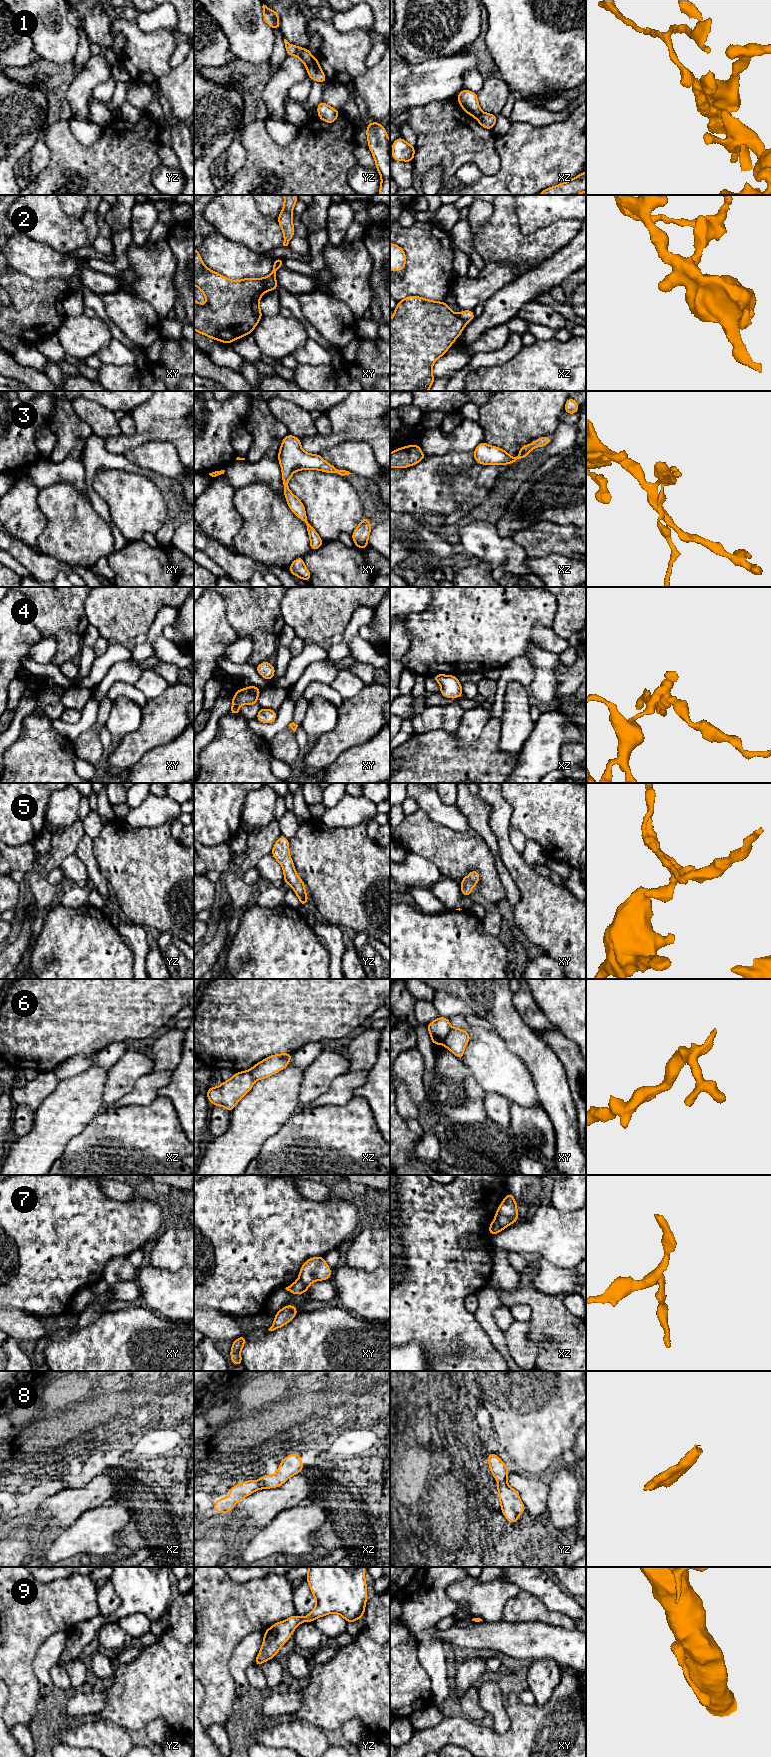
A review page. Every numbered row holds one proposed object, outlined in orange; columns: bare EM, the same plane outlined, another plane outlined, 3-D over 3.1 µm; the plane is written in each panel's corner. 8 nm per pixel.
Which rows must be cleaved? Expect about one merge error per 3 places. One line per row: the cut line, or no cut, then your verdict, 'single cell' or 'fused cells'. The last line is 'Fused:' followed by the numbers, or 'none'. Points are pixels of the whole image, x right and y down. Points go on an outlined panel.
1: cut in yz along (314, 59), (307, 69); fused cells
2: cut in xy along (265, 278), (266, 290); fused cells
3: no cut; single cell
4: no cut; single cell
5: no cut; single cell
6: cut in xy along (451, 1027), (443, 1044); fused cells
7: no cut; single cell
8: cut in xz along (258, 1481), (259, 1488); fused cells
9: no cut; single cell
Fused: 1, 2, 6, 8

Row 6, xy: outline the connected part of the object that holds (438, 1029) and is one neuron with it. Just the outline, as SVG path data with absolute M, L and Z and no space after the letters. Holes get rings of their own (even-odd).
M438 1017L434 1021L427 1024L429 1034L433 1045L444 1045L445 1039L451 1030L449 1018Z

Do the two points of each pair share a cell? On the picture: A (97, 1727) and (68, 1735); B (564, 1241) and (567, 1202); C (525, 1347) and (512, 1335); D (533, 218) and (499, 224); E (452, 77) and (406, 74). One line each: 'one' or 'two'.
A: one
B: two
C: one
D: two
E: one

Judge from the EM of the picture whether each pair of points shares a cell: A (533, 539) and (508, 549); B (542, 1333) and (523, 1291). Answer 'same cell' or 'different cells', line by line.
A: different cells
B: same cell

